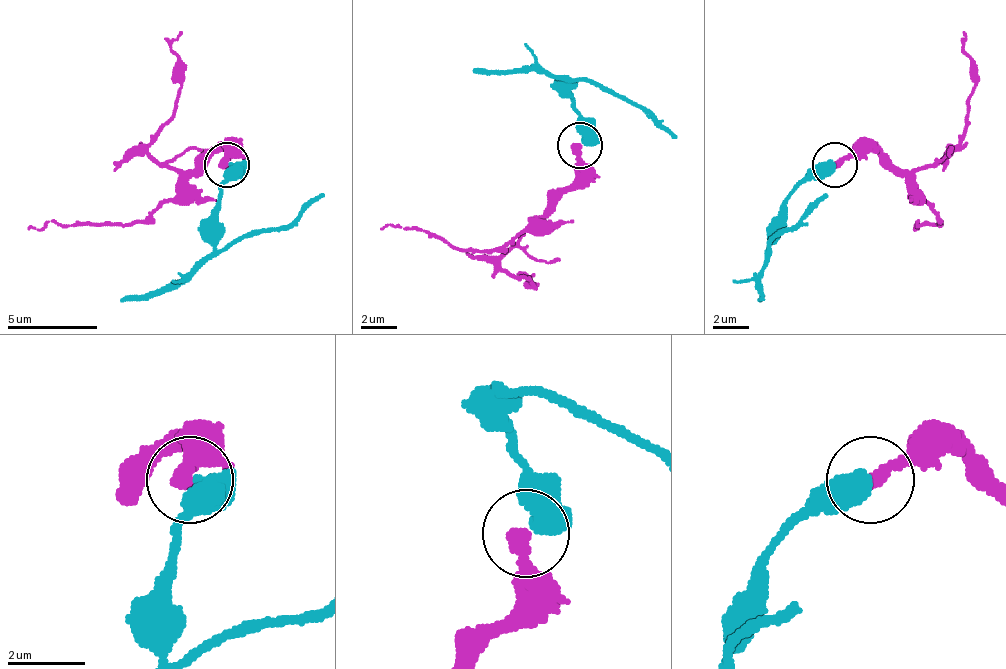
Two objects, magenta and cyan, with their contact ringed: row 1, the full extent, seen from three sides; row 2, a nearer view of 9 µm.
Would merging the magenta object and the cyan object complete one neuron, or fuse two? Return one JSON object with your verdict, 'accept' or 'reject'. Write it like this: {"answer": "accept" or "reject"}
{"answer": "reject"}

